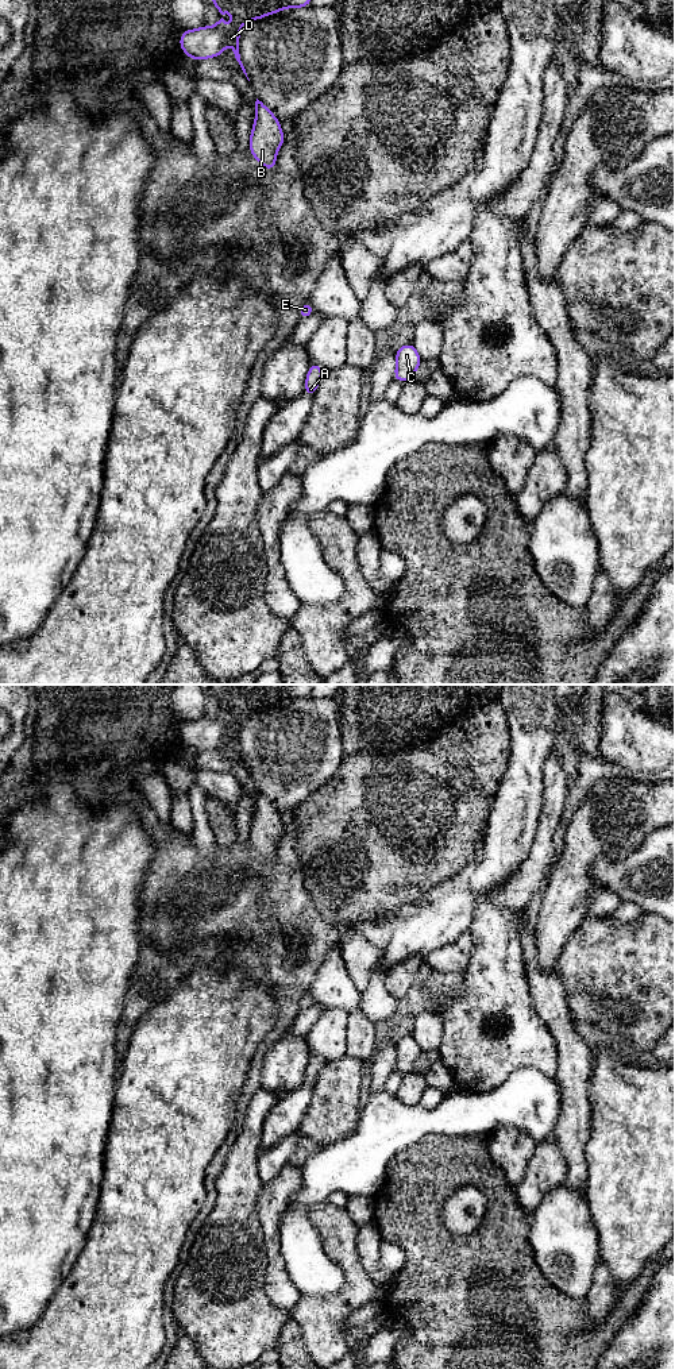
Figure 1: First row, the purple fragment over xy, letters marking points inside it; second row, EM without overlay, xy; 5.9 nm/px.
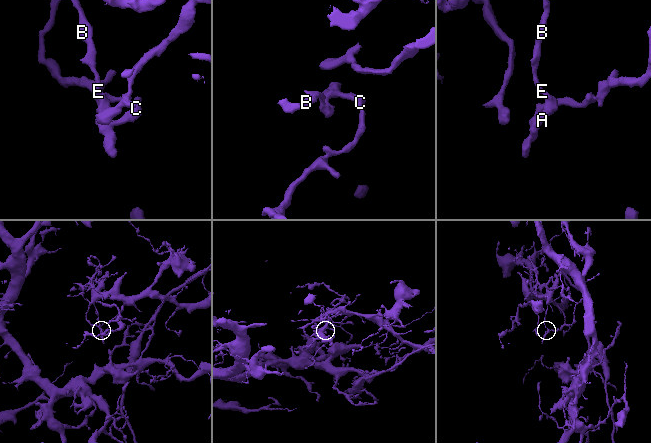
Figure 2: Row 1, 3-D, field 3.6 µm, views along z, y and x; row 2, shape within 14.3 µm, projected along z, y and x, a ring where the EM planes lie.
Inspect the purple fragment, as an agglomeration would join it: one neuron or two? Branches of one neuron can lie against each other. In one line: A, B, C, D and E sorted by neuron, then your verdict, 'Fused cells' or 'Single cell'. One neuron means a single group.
Groups: A B C D E. Single cell

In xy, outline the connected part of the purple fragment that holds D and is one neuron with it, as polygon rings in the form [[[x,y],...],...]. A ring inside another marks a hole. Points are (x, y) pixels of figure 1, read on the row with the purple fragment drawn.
[[[212,0],[219,11],[215,27],[202,26],[197,30],[185,30],[180,36],[180,46],[185,55],[198,61],[220,57],[227,43],[232,46],[236,61],[247,77],[240,61],[239,36],[244,23],[256,20],[285,8],[301,8],[310,5],[312,0]],[[228,4],[232,14],[232,31],[224,24],[224,5]]]

